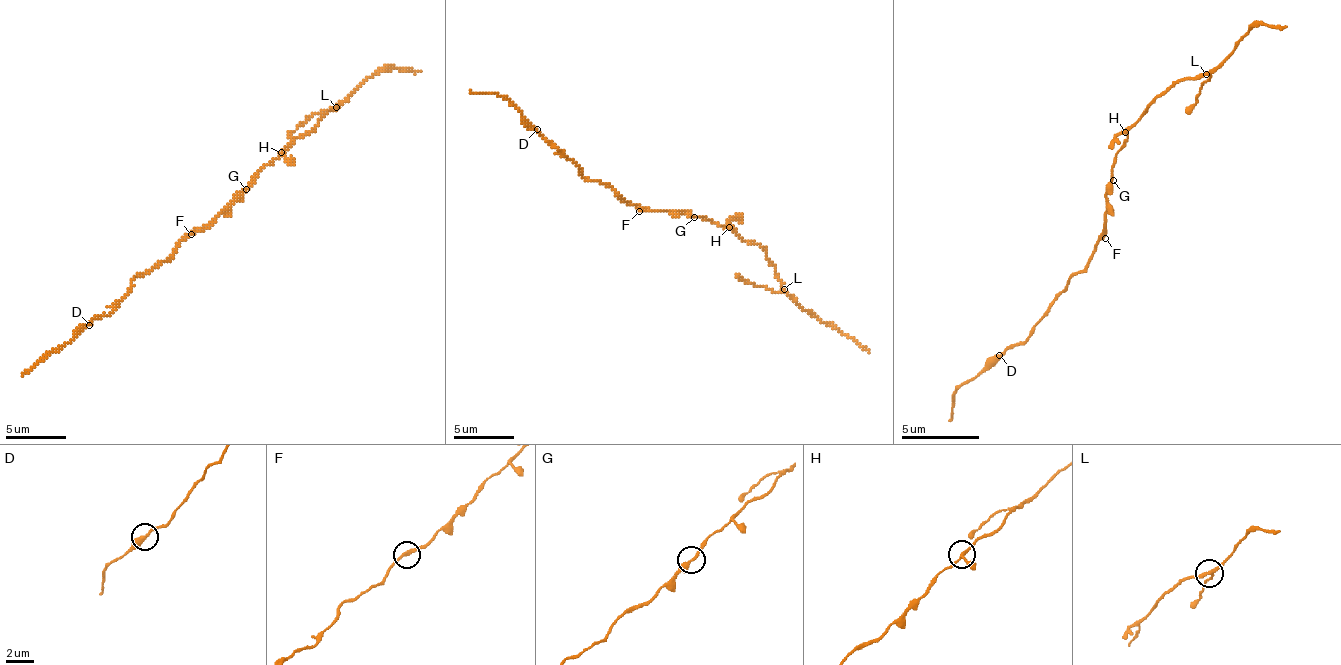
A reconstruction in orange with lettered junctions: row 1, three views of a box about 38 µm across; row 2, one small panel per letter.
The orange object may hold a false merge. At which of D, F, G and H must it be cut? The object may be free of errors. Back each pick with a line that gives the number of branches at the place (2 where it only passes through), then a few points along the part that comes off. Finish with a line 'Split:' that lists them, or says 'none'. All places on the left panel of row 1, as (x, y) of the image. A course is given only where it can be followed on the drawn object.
Split: none

